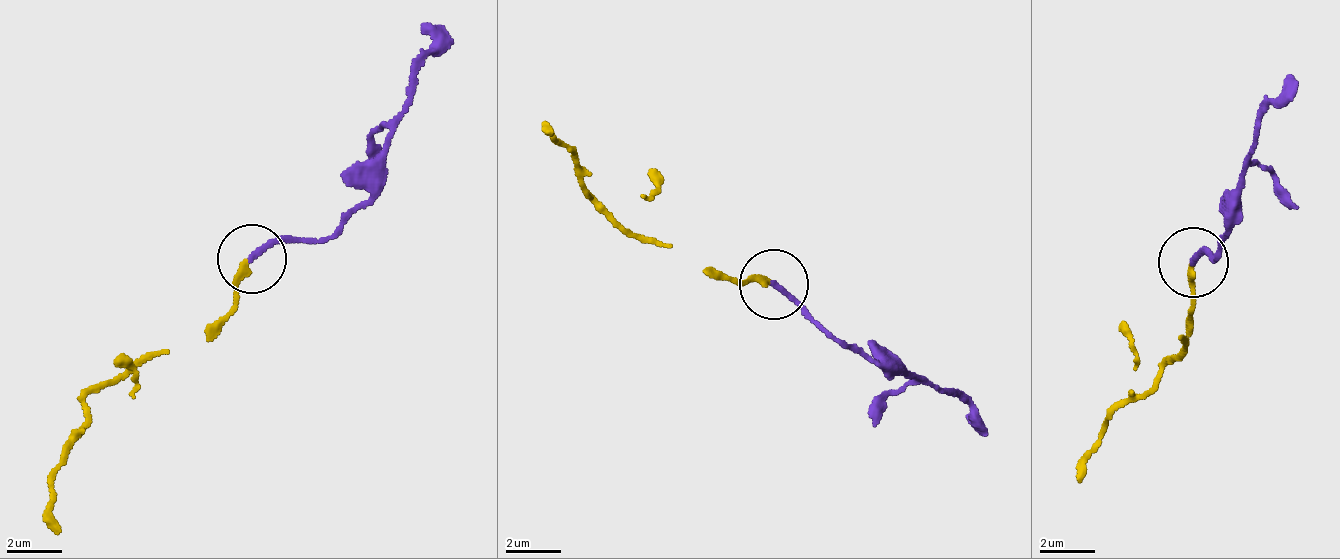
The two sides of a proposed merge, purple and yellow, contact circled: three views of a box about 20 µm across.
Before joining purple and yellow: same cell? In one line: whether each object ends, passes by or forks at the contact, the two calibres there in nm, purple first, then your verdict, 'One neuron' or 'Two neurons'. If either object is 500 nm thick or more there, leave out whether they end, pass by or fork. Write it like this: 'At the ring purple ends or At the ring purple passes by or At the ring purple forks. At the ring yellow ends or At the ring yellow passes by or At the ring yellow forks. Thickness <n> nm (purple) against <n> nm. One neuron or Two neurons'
At the ring purple ends. At the ring yellow ends. Thickness 200 nm (purple) against 200 nm. One neuron

